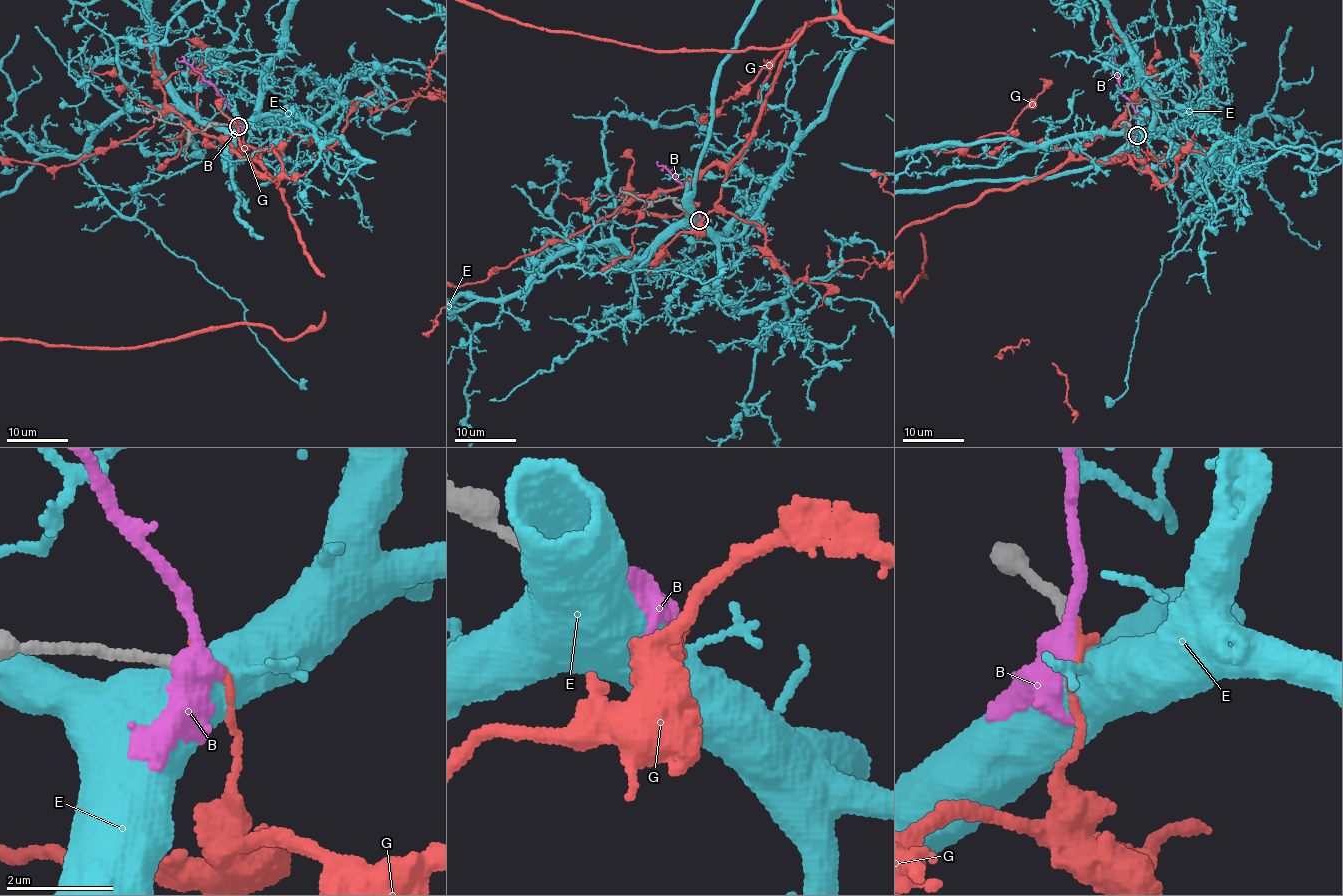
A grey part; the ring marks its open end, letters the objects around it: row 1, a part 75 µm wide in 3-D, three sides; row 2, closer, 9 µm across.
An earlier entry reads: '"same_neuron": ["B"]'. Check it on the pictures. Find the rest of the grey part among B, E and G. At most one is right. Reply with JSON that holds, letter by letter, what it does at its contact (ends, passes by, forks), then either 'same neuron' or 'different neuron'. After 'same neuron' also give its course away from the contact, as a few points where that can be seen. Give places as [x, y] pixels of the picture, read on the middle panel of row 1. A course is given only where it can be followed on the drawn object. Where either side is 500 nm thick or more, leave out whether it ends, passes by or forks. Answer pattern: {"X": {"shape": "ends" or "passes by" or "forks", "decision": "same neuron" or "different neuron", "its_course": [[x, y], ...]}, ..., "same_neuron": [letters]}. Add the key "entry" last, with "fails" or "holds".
{"B": {"shape": "passes by", "decision": "different neuron"}, "E": {"decision": "different neuron"}, "G": {"shape": "ends", "decision": "different neuron"}, "same_neuron": [], "entry": "fails"}

